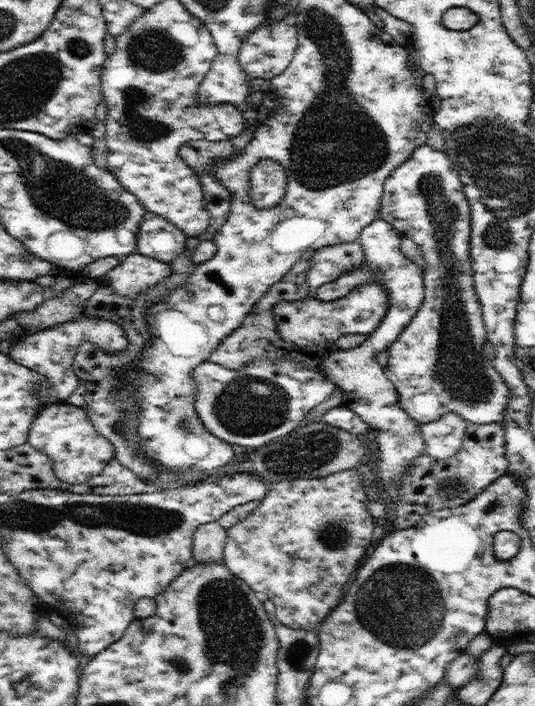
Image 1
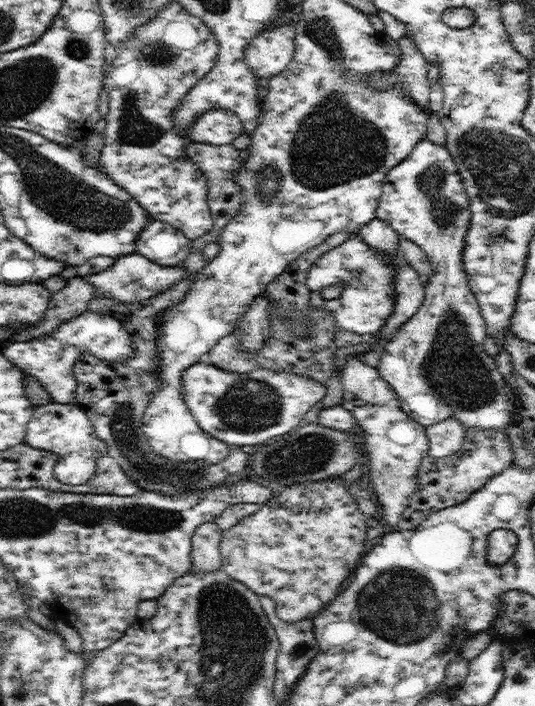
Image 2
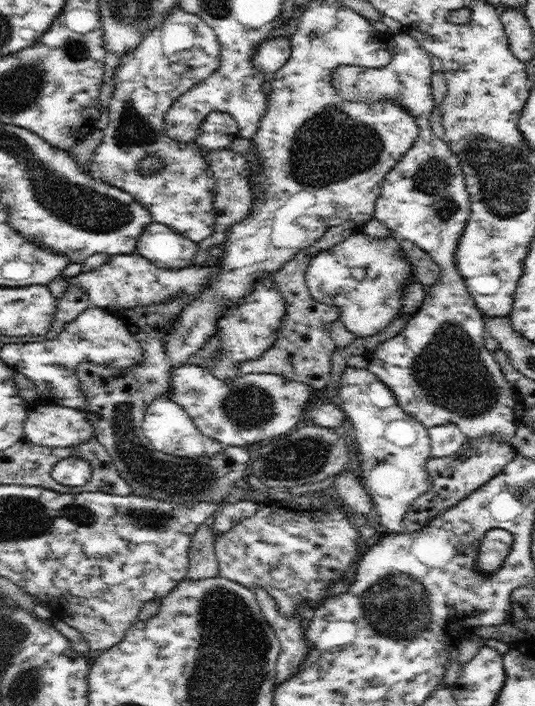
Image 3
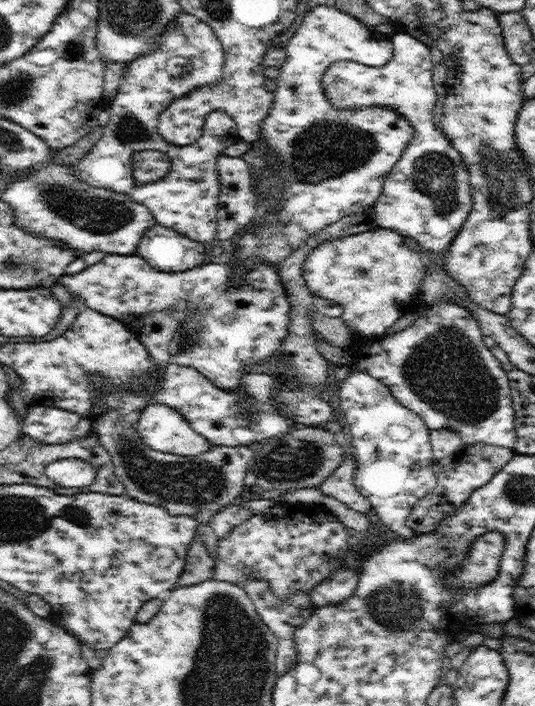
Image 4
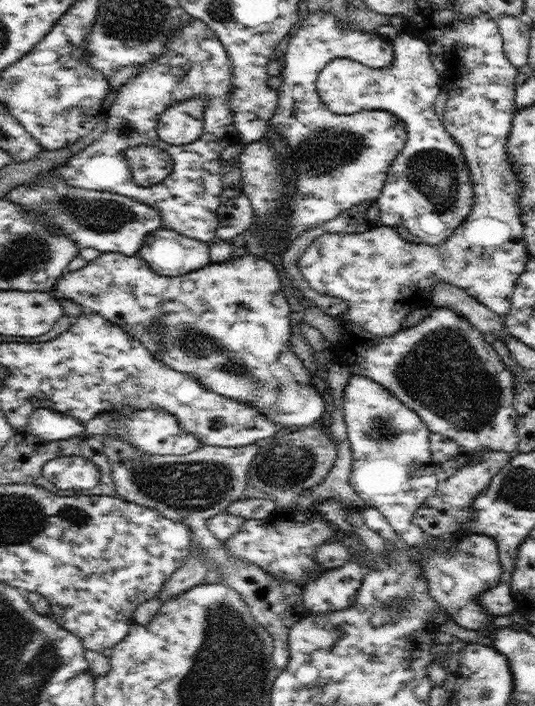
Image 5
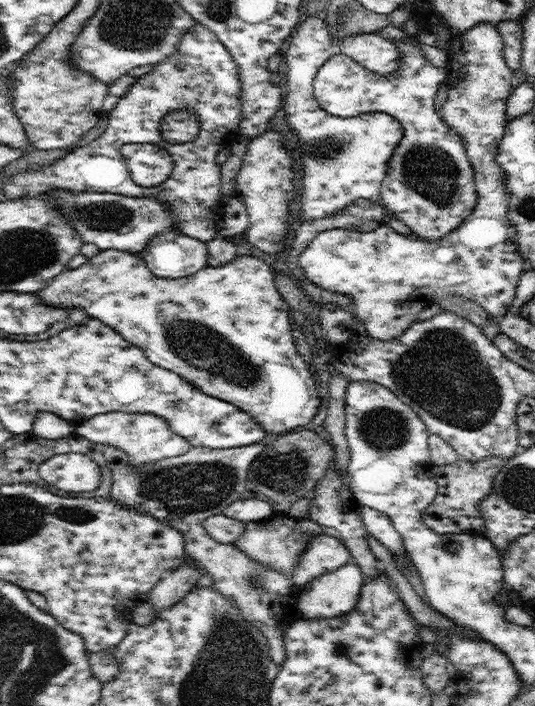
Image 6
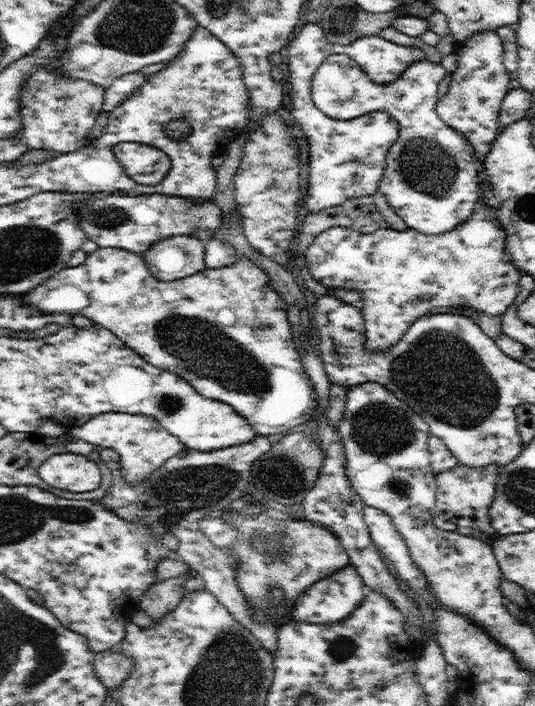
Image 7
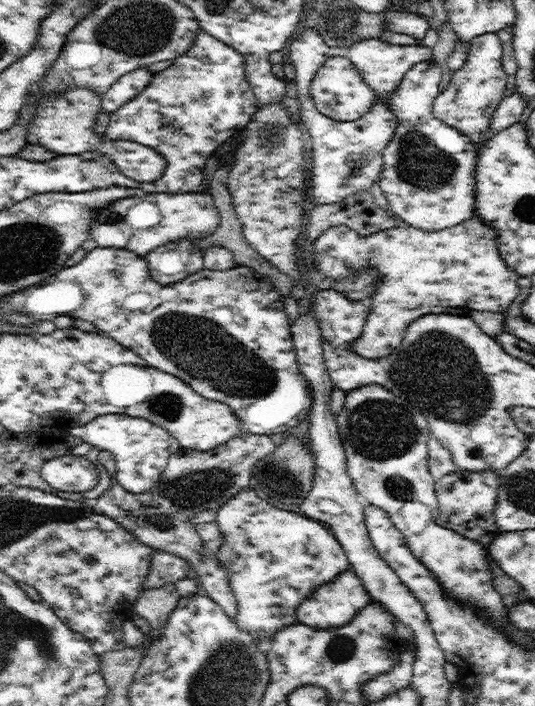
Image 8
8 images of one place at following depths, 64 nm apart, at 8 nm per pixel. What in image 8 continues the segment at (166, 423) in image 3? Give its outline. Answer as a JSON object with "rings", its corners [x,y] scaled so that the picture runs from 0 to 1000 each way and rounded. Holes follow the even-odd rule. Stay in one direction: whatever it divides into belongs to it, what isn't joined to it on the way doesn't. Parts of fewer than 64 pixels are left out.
{"rings":[[[230,586],[181,589],[127,612],[187,637],[207,640],[215,652],[219,684],[250,700],[279,698],[297,684],[297,674],[308,667],[316,646],[342,637],[327,618],[308,606],[273,593]]]}

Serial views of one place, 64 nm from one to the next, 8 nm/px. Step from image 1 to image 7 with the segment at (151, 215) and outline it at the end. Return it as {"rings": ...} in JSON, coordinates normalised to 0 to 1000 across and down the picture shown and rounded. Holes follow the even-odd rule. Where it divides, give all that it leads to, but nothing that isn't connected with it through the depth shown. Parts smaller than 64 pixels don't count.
{"rings":[[[359,333],[316,334],[282,346],[265,361],[284,391],[323,398],[359,391],[387,378],[383,344]]]}

